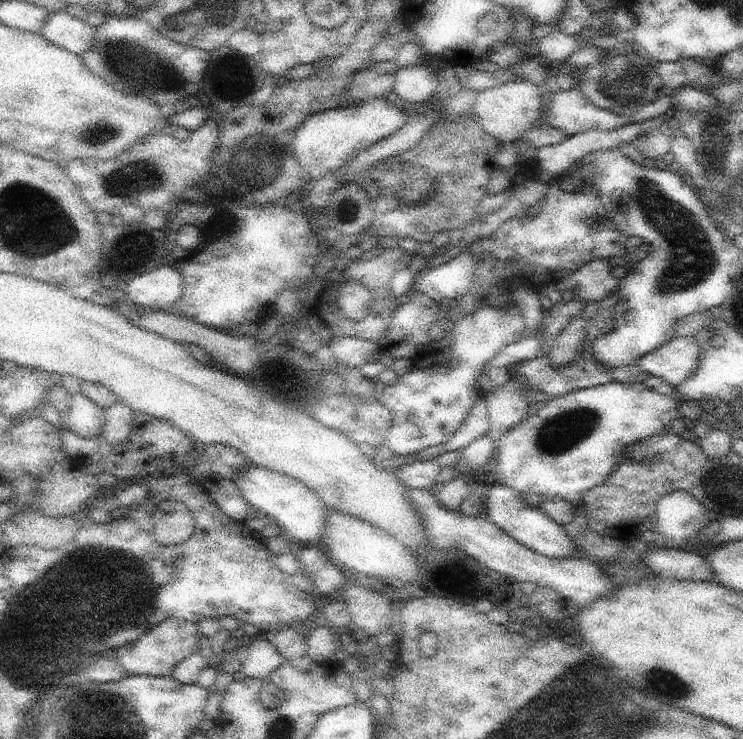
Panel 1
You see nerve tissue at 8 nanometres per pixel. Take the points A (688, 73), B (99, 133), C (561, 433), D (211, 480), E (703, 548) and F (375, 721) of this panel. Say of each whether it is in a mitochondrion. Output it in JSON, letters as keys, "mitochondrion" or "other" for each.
{"A":"other","B":"mitochondrion","C":"mitochondrion","D":"other","E":"other","F":"other"}

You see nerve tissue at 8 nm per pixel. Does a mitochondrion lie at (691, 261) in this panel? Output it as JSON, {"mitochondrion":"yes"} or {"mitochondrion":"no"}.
{"mitochondrion":"yes"}

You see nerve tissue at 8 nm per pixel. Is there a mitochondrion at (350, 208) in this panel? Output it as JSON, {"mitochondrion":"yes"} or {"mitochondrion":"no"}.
{"mitochondrion":"yes"}

